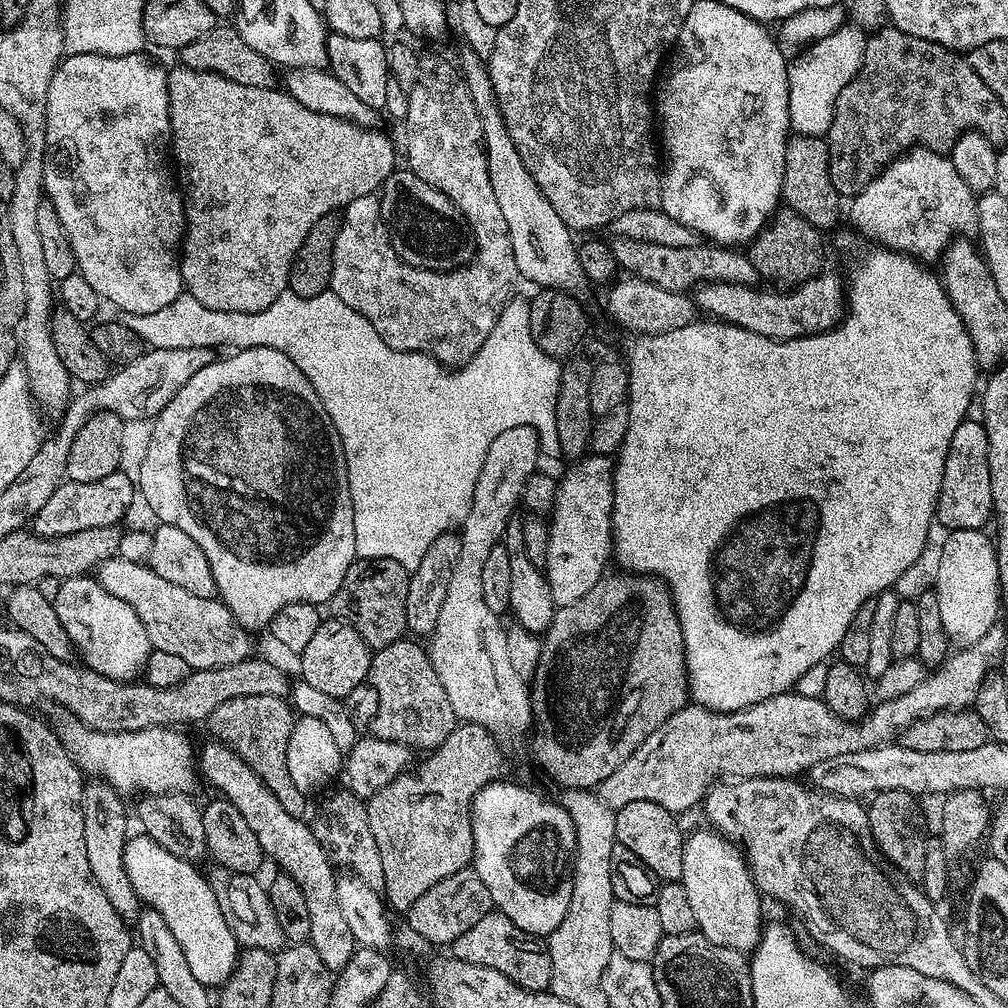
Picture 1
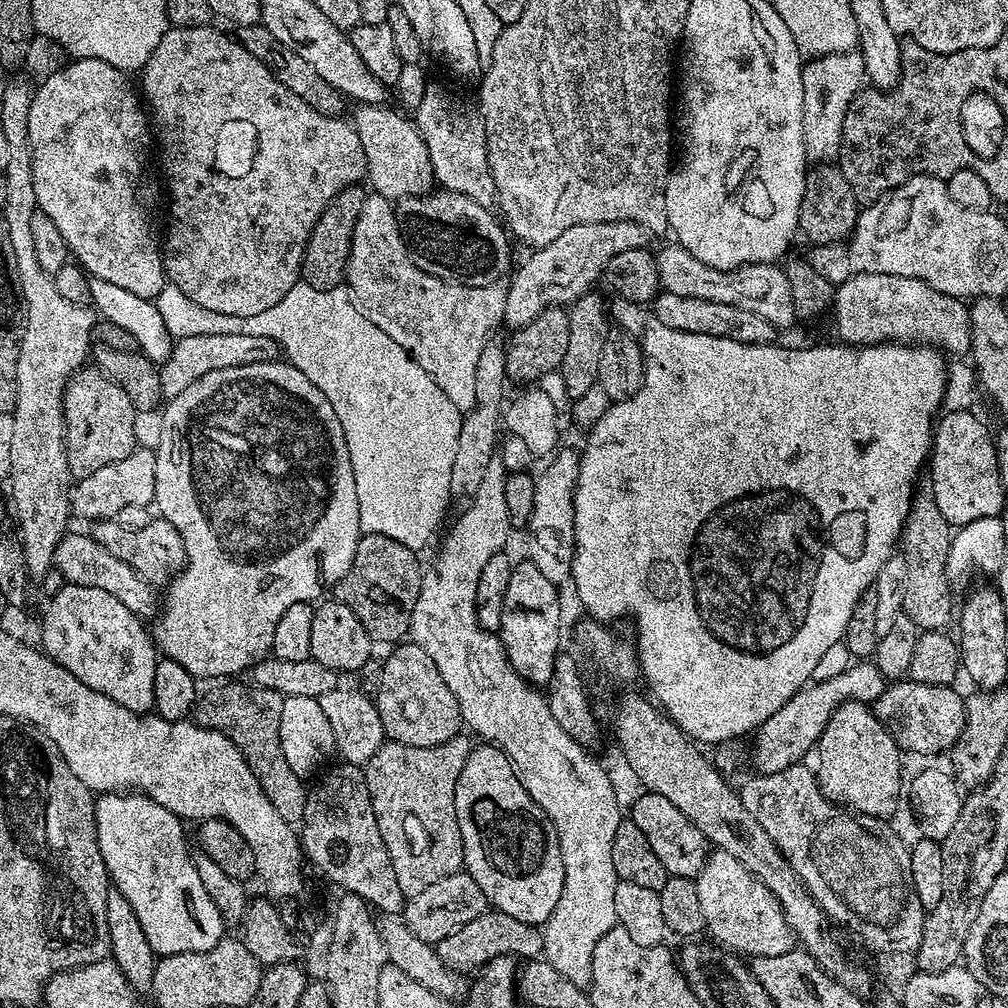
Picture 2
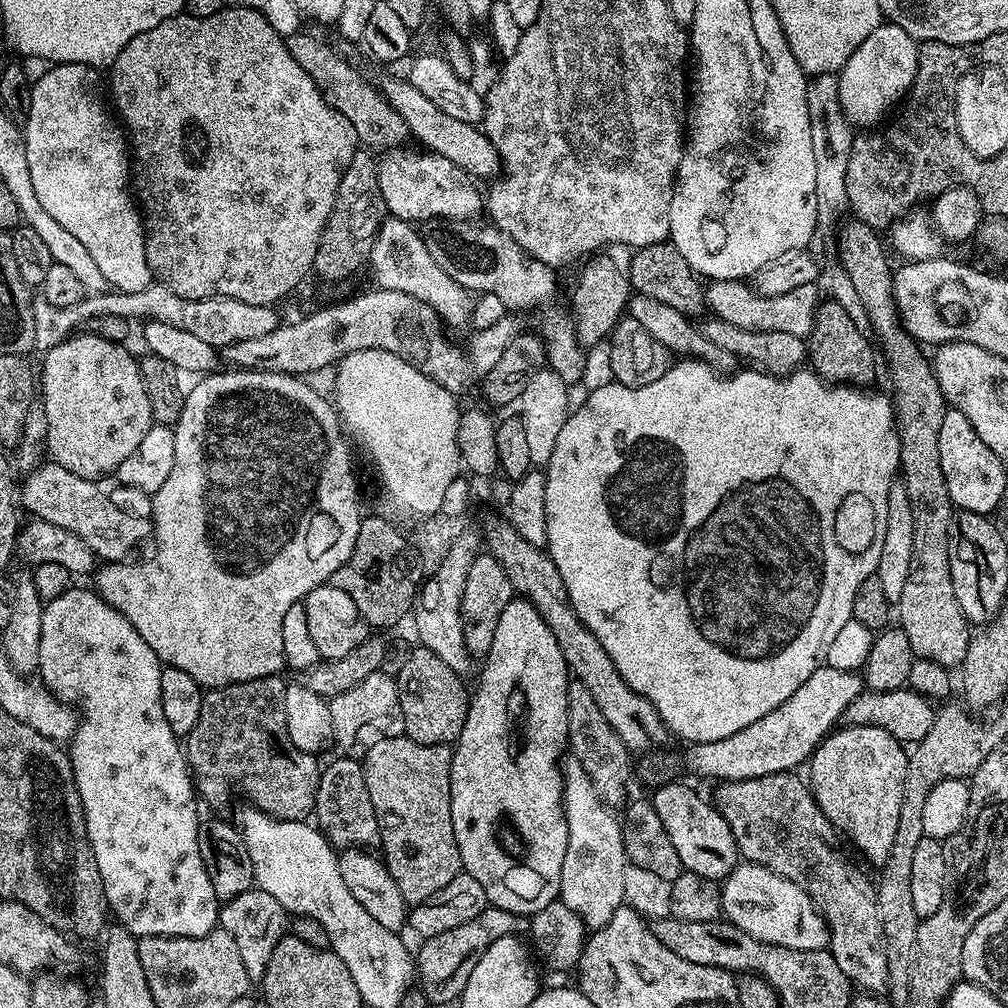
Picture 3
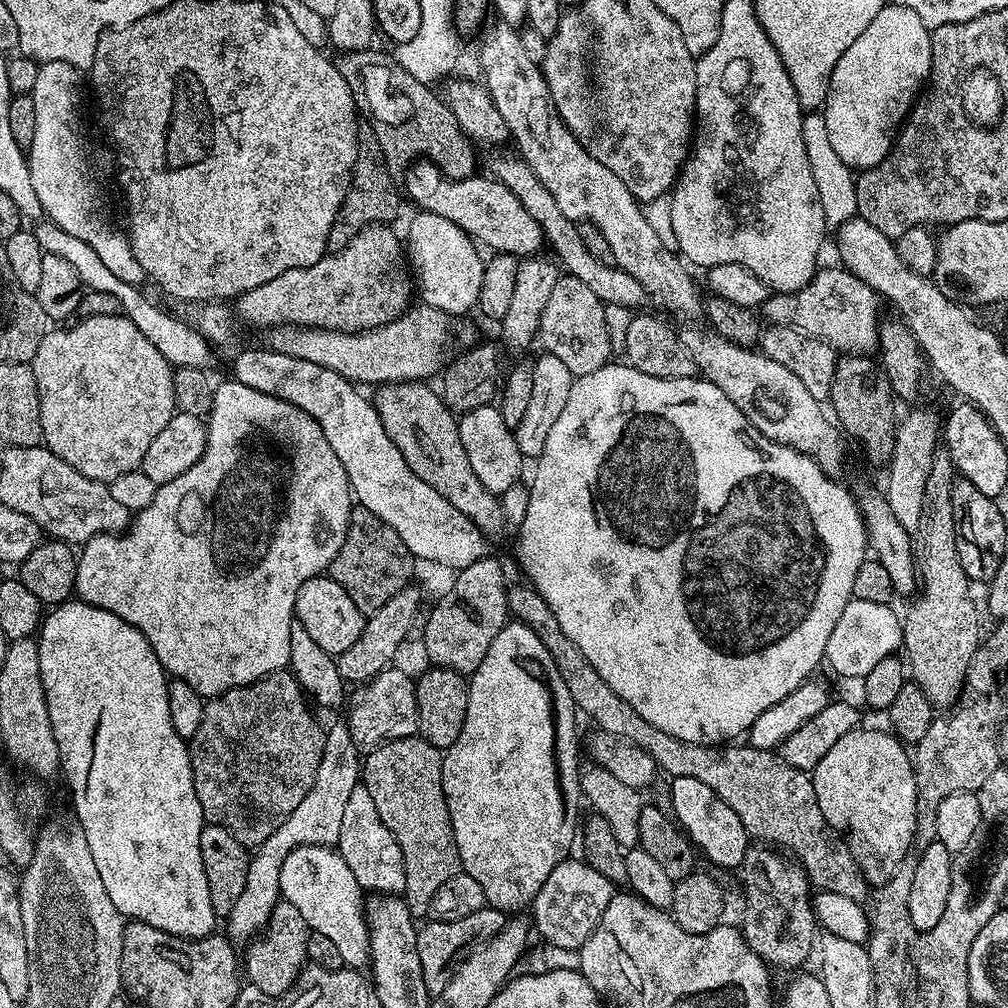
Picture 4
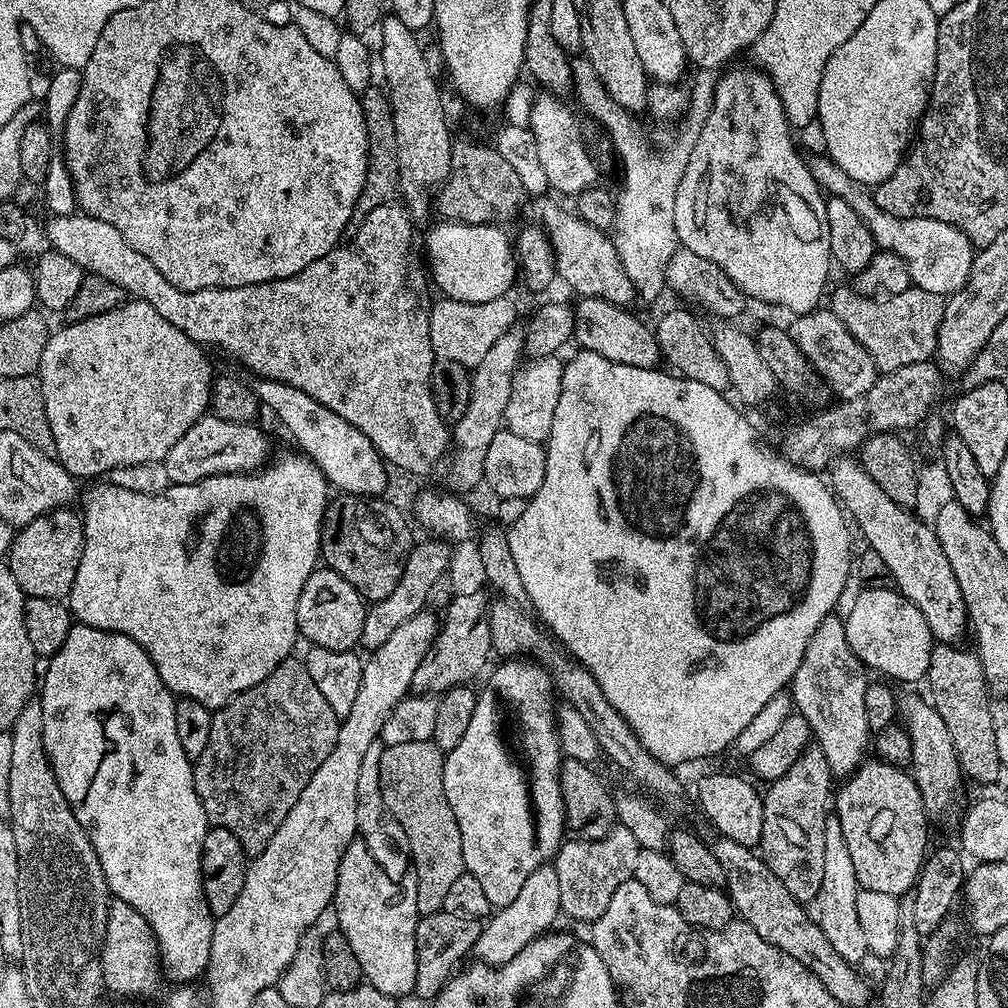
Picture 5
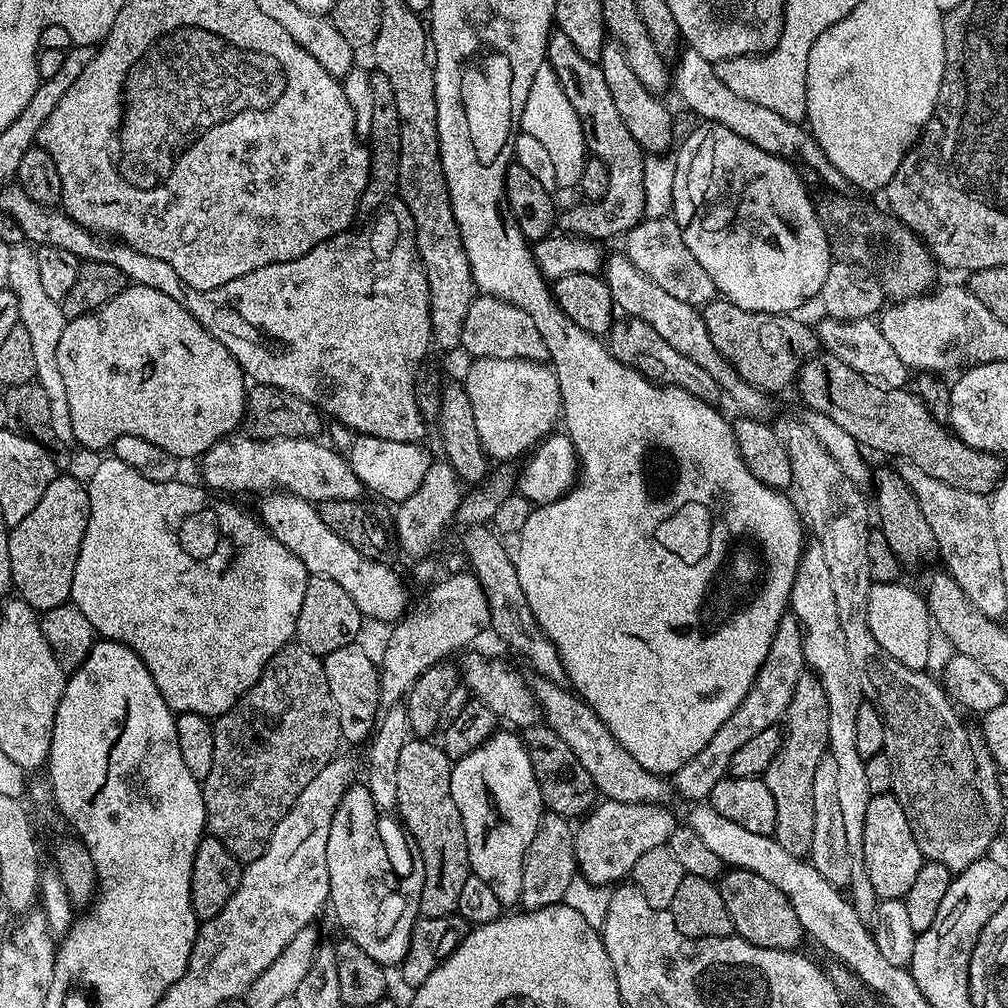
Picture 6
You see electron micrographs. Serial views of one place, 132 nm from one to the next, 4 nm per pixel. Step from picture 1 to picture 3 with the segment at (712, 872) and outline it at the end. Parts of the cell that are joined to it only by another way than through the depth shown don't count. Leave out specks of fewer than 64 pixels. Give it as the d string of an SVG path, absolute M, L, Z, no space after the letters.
M740 862L724 877L720 889L723 919L738 926L750 938L790 950L818 950L829 947L828 922L807 894L766 866Z

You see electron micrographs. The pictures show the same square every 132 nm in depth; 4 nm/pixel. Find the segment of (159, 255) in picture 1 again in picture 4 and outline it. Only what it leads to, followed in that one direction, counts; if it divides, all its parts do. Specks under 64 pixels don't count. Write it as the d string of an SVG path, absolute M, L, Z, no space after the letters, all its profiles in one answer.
M43 61L37 70L37 77L30 93L34 102L34 142L27 149L30 178L34 191L38 193L38 202L42 202L42 210L47 219L53 220L56 228L66 230L66 234L74 234L74 238L82 238L86 246L94 246L98 258L103 265L112 271L122 282L130 282L137 286L145 283L146 277L142 266L138 266L138 258L134 258L132 243L127 235L120 232L108 221L104 213L104 200L100 197L100 184L96 181L96 172L92 169L92 160L84 149L84 140L80 137L80 76L74 66L66 62Z

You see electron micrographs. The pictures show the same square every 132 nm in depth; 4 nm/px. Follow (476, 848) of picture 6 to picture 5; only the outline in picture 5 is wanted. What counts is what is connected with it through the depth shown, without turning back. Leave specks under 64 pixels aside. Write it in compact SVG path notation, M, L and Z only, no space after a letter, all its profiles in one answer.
M508 658L496 669L491 669L492 677L488 684L479 689L479 696L492 696L492 704L496 704L496 736L500 736L500 744L504 744L504 752L508 752L508 760L516 764L516 772L520 772L520 780L524 780L524 796L528 796L528 820L532 820L532 848L536 848L536 868L549 863L556 851L566 839L564 826L564 803L562 802L562 786L560 785L560 733L554 723L554 716L548 713L544 705L544 696L540 692L552 692L554 685L547 668L528 658Z

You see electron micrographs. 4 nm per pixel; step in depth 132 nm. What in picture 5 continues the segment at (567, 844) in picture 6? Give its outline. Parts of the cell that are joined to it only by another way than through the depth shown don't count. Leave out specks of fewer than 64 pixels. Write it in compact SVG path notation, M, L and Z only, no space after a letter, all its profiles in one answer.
M551 863L536 868L522 886L522 890L506 906L495 909L492 915L483 921L480 937L471 955L477 961L493 966L508 964L517 959L525 950L531 949L538 937L553 927L556 919L561 919L560 891L558 874Z

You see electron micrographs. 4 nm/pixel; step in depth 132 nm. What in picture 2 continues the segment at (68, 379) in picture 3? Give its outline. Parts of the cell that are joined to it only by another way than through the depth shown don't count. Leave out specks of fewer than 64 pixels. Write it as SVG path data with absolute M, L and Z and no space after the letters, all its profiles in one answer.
M95 366L83 368L72 373L72 379L64 388L64 449L69 477L76 480L86 478L86 474L94 474L94 470L100 469L101 466L110 466L110 462L118 462L118 458L126 458L126 454L133 452L138 444L136 441L138 410L130 402L126 390L105 378L99 368Z

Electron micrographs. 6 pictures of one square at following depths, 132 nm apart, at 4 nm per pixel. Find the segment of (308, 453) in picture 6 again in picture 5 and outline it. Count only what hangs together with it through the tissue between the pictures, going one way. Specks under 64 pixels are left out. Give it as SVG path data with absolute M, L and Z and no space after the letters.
M211 414L194 422L194 426L190 426L190 430L186 430L186 434L182 434L174 446L170 446L170 454L163 458L169 485L193 484L207 476L221 476L227 472L251 474L257 471L269 457L268 440L256 426L252 422L226 422Z

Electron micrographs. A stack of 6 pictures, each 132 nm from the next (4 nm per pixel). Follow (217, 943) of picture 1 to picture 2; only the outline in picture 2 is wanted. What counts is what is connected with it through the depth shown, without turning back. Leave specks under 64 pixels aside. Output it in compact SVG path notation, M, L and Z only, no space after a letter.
M136 790L106 792L97 795L95 801L96 841L108 871L108 880L116 883L113 884L115 891L121 892L130 906L134 906L134 914L138 914L138 922L153 953L162 957L183 952L205 952L225 939L226 925L218 914L218 906L214 906L210 894L206 894L202 878L198 878L198 870L192 861L193 853L188 852L188 840L184 837L185 825L180 817Z

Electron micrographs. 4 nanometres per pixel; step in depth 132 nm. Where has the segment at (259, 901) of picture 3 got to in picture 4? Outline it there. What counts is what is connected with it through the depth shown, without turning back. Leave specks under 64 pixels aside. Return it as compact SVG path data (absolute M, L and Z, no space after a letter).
M281 899L279 904L274 906L270 914L268 924L264 927L261 935L255 937L247 945L248 964L246 960L247 983L258 986L258 990L270 994L273 998L283 998L288 995L296 986L296 980L308 959L308 923L302 914L290 902Z

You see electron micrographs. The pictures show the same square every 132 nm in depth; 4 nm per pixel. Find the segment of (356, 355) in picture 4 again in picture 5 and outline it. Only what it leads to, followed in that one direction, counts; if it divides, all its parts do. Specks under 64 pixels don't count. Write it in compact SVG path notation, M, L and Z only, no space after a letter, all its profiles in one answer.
M502 296L487 302L468 303L443 297L435 301L430 316L430 340L437 359L458 362L470 370L476 368L490 346L517 323L516 308L510 299Z

